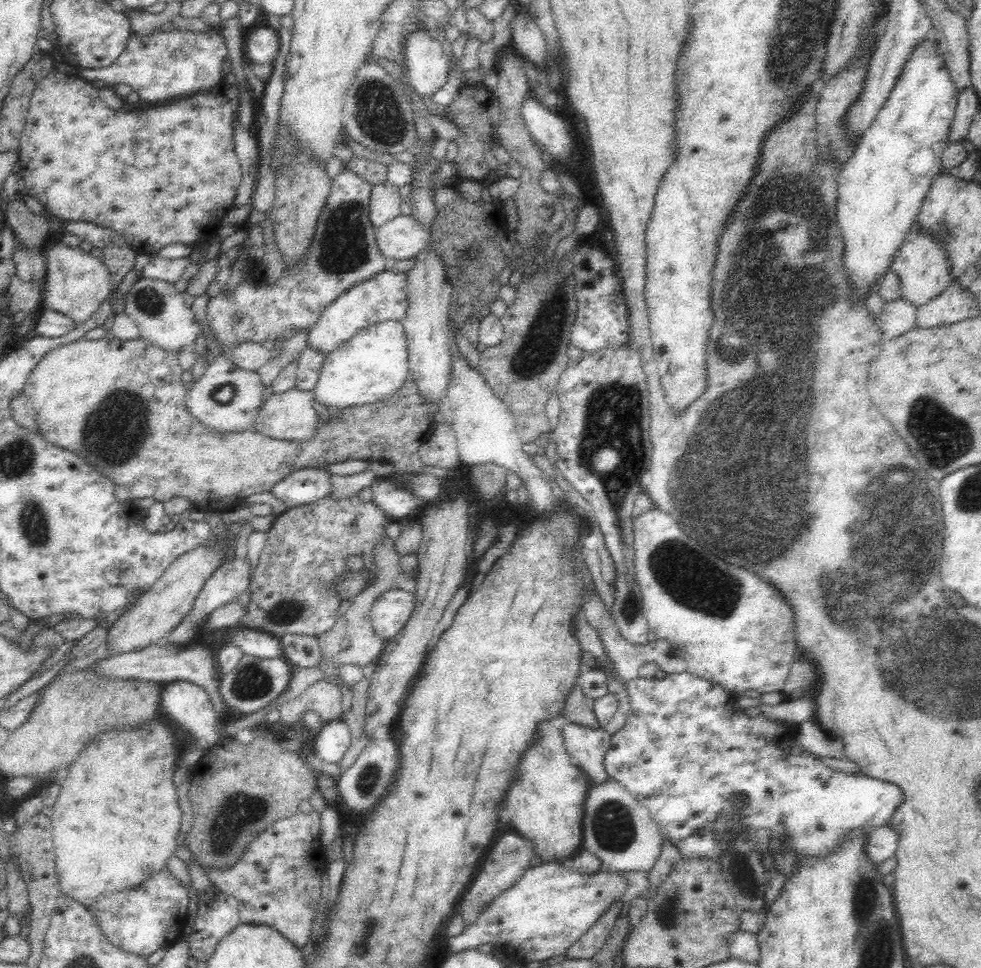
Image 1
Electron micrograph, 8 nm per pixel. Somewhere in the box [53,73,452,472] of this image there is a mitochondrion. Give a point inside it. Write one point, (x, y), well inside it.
(112, 437)

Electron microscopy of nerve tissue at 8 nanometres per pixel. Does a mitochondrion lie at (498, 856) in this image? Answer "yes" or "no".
yes

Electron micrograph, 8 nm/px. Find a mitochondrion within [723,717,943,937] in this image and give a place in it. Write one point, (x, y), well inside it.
(742, 873)

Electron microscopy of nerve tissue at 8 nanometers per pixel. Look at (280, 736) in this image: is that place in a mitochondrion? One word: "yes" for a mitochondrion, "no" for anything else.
no

